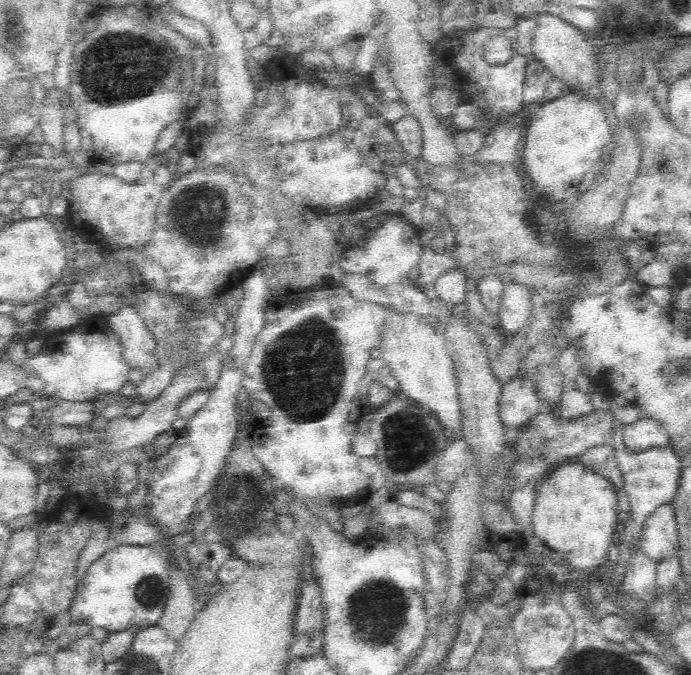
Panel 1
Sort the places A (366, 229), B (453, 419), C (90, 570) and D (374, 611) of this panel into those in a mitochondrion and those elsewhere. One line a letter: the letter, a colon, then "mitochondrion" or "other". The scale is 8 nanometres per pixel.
A: other
B: other
C: other
D: mitochondrion

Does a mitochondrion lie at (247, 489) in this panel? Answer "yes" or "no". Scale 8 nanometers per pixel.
yes

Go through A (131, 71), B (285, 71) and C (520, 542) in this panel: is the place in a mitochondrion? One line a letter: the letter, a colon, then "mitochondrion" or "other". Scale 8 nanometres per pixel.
A: mitochondrion
B: other
C: other

